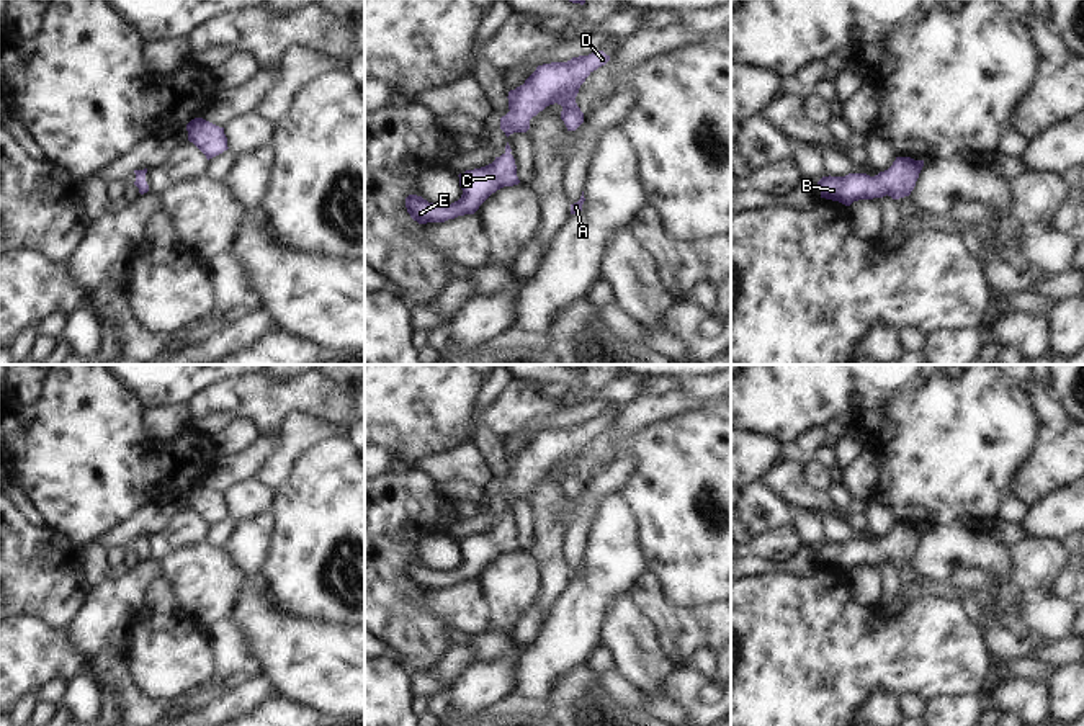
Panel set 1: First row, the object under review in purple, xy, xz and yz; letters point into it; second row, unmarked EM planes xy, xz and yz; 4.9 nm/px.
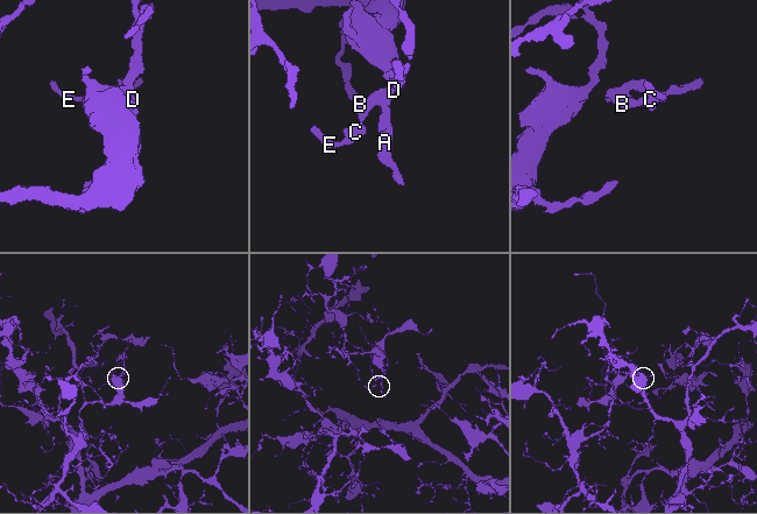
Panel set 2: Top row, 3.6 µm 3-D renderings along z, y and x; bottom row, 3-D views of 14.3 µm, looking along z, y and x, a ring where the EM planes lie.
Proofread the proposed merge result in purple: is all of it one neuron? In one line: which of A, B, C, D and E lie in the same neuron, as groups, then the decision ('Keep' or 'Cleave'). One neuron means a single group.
Groups: A B C D E. Keep.

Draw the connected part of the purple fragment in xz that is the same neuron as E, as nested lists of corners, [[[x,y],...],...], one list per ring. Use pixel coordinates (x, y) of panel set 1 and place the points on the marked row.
[[[507,142],[505,152],[486,167],[459,173],[463,195],[458,201],[441,206],[428,203],[422,196],[409,195],[405,198],[407,213],[419,224],[445,222],[464,214],[474,214],[479,206],[497,190],[518,185],[515,159]]]

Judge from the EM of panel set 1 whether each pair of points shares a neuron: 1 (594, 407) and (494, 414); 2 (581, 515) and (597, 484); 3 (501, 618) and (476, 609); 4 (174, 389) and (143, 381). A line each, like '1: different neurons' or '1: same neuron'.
1: same neuron
2: different neurons
3: different neurons
4: same neuron

